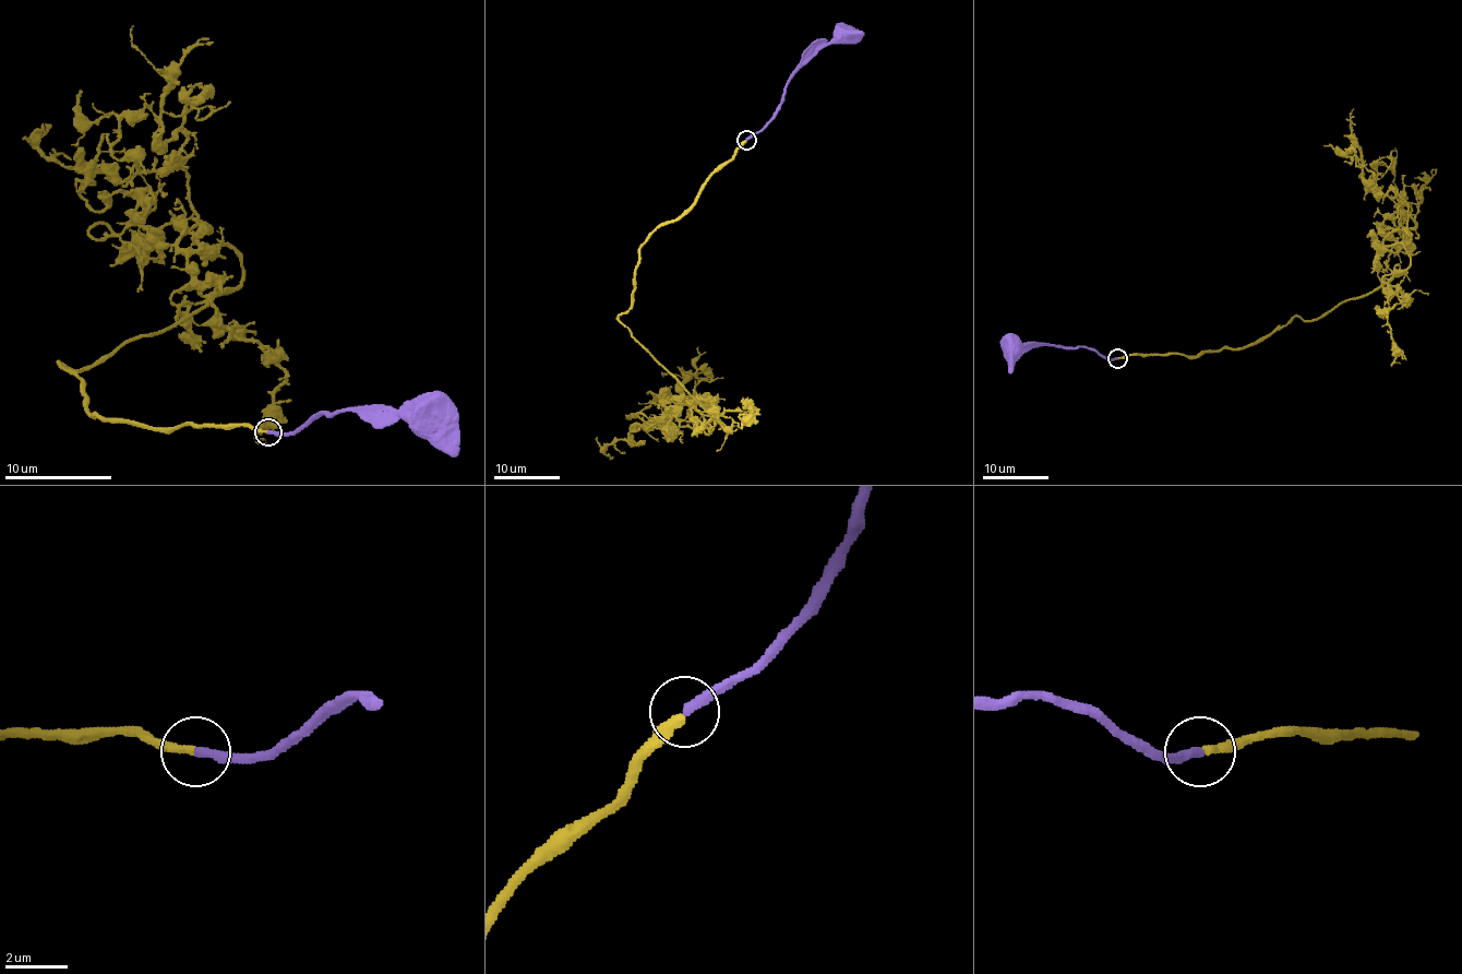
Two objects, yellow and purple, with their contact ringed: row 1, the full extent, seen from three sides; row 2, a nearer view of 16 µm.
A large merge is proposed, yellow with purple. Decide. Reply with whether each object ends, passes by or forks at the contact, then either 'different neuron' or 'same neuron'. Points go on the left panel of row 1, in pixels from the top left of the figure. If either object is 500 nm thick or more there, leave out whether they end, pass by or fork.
yellow ends | purple ends | same neuron

